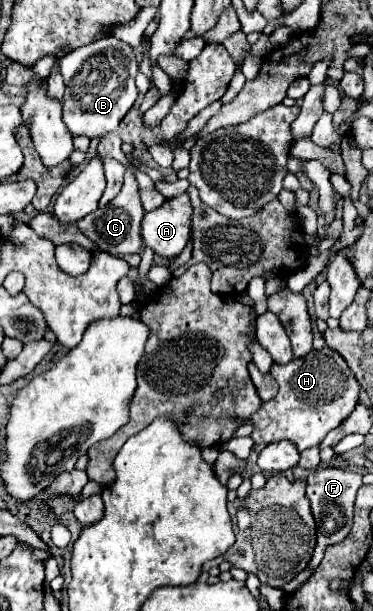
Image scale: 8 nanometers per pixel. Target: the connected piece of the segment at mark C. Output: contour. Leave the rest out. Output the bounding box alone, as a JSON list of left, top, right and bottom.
[77,168,145,256]

